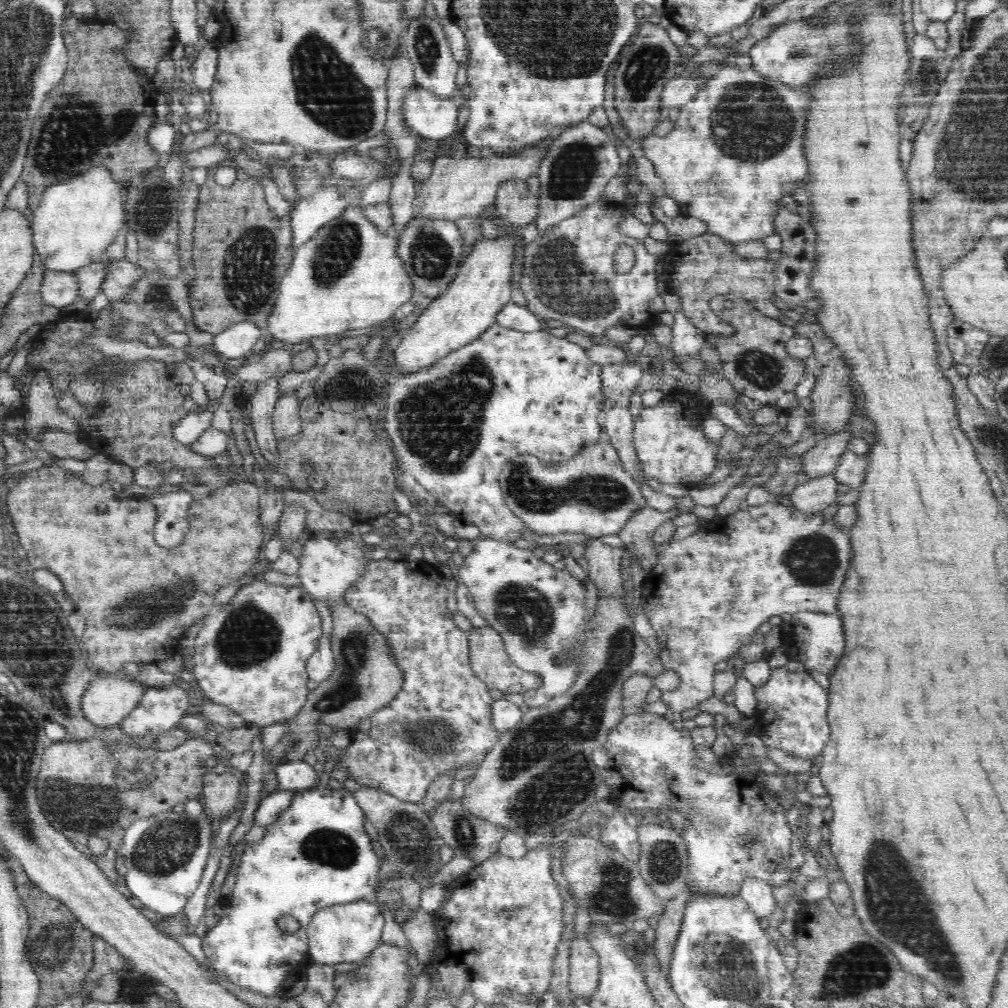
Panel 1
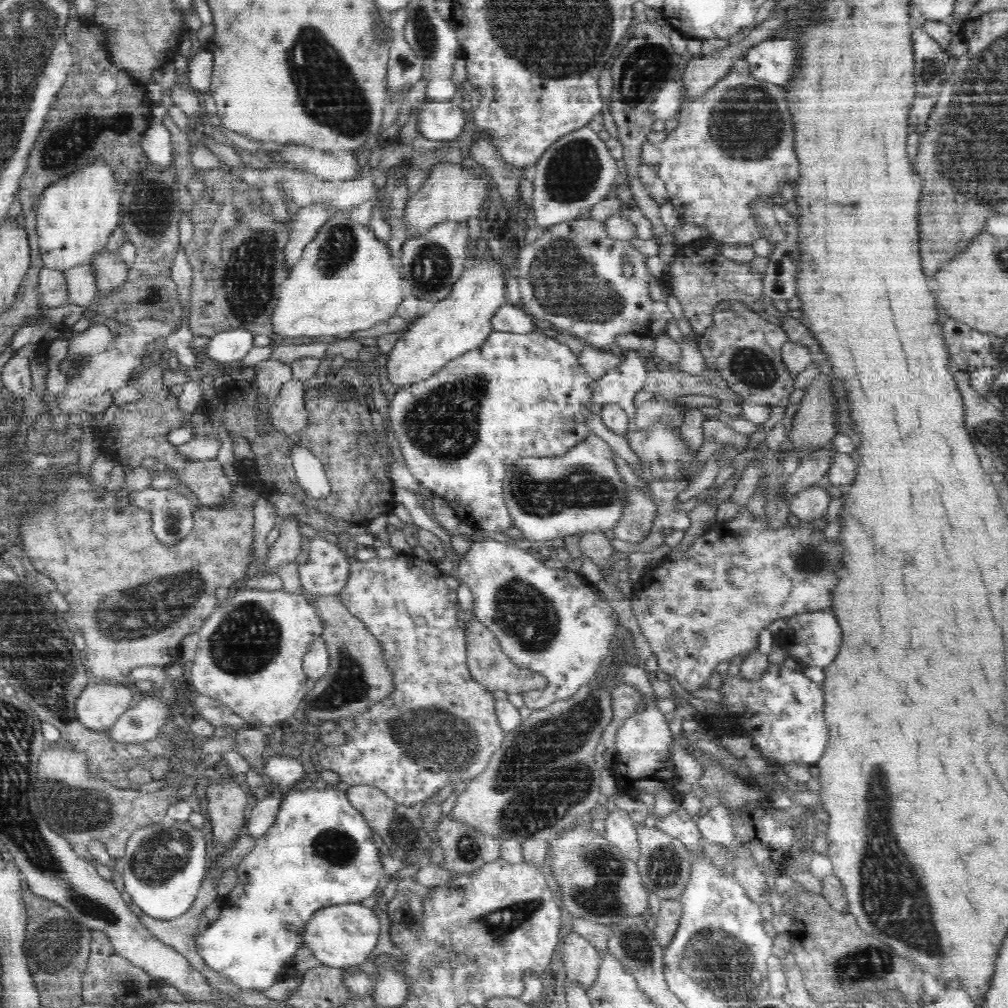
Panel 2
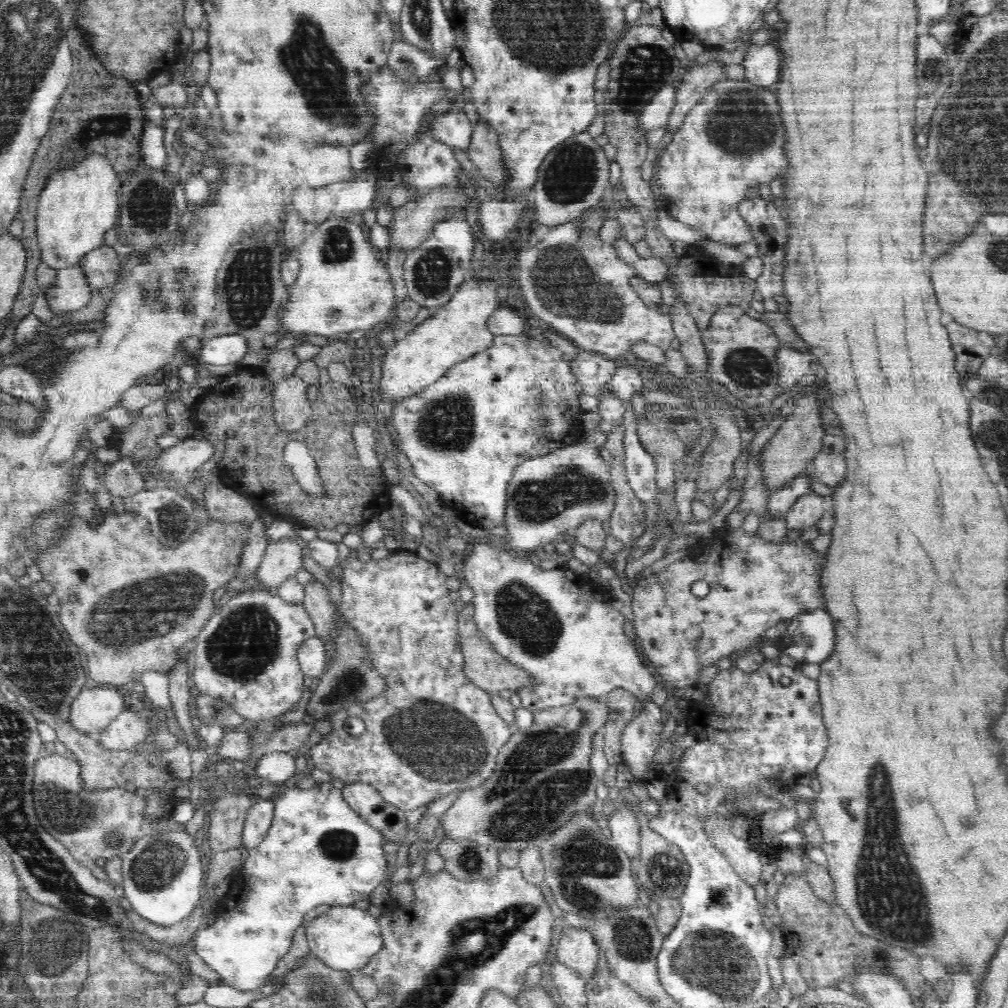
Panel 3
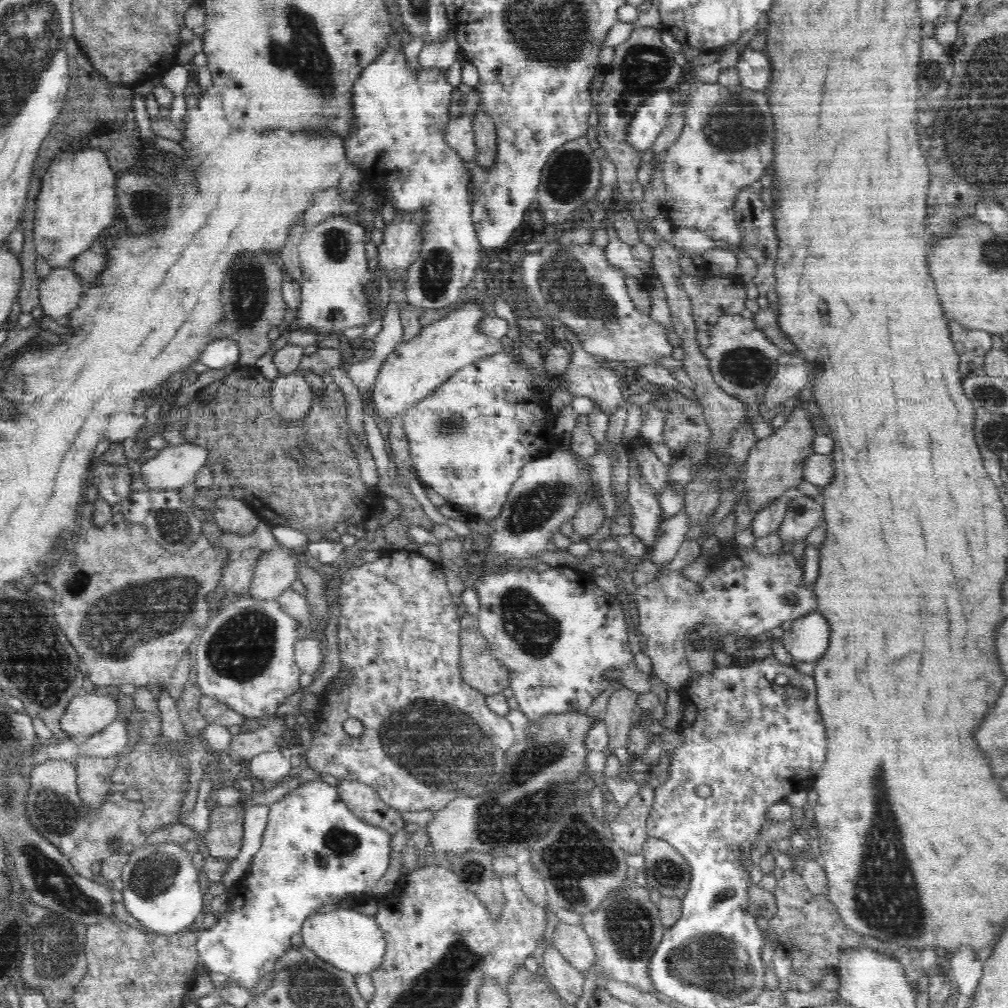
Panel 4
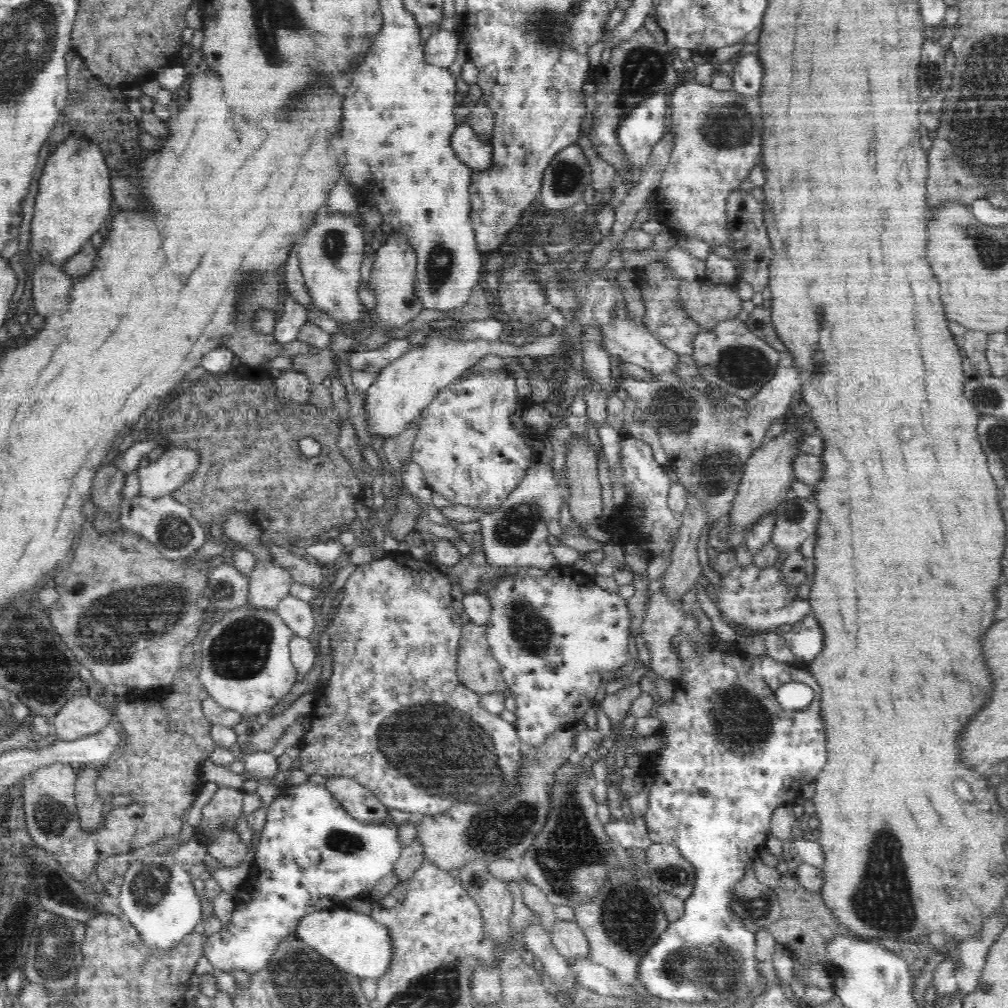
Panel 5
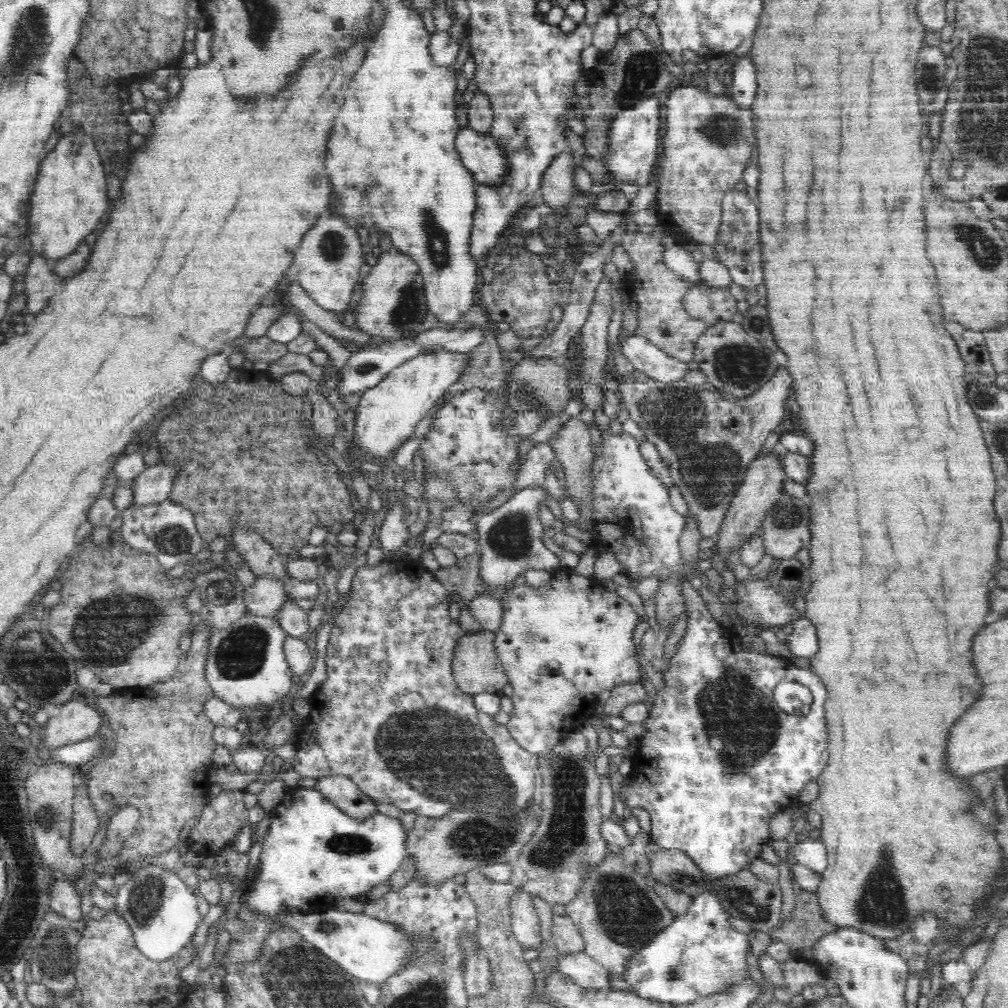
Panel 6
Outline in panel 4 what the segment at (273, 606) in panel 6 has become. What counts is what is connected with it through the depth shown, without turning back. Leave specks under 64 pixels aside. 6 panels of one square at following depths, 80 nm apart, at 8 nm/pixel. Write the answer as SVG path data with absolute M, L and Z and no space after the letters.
M279 543L260 556L253 570L249 596L258 600L277 600L286 588L291 588L300 564L300 557L295 557L292 549Z

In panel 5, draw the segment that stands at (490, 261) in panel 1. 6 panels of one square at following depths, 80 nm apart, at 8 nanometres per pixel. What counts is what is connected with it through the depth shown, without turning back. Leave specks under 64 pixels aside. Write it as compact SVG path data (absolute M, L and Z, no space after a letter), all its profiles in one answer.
M555 329L548 336L538 335L533 343L524 341L510 343L504 341L503 338L490 341L478 337L478 342L458 344L458 342L434 338L422 348L414 348L414 350L410 348L395 360L390 361L386 368L382 368L382 372L379 372L375 381L366 390L363 406L366 411L365 421L368 424L368 434L384 442L386 438L394 438L400 432L408 430L410 420L418 417L421 410L427 408L427 405L434 400L434 396L438 396L438 392L444 386L456 381L486 354L496 354L506 359L510 357L537 359L542 356L548 358L558 353L568 352L568 341L564 331Z

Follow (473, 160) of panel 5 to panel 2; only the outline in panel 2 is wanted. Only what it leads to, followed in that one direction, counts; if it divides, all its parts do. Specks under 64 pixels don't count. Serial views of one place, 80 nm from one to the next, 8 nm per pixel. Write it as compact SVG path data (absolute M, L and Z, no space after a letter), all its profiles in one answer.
M426 97L417 120L418 130L430 141L455 141L462 136L466 117L464 111L450 100Z

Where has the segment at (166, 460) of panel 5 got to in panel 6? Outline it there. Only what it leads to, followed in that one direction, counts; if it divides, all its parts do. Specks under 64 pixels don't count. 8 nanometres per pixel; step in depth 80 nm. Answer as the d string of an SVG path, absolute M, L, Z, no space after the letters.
M160 461L138 472L138 478L132 487L133 504L146 506L168 499L175 479L175 470L180 468L183 466L173 466Z

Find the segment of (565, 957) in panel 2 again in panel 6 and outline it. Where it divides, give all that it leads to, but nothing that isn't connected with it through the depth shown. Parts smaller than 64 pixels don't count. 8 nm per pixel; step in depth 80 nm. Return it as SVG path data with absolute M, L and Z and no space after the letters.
M554 915L551 930L552 942L560 955L584 950L585 942L581 932L568 915Z

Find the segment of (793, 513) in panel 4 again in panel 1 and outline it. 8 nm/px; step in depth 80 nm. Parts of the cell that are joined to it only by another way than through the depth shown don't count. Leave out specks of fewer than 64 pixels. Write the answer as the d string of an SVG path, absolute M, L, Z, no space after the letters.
M833 473L826 476L811 477L796 488L789 495L794 508L801 512L814 513L819 509L828 508L835 502L838 492L836 491L837 480Z

